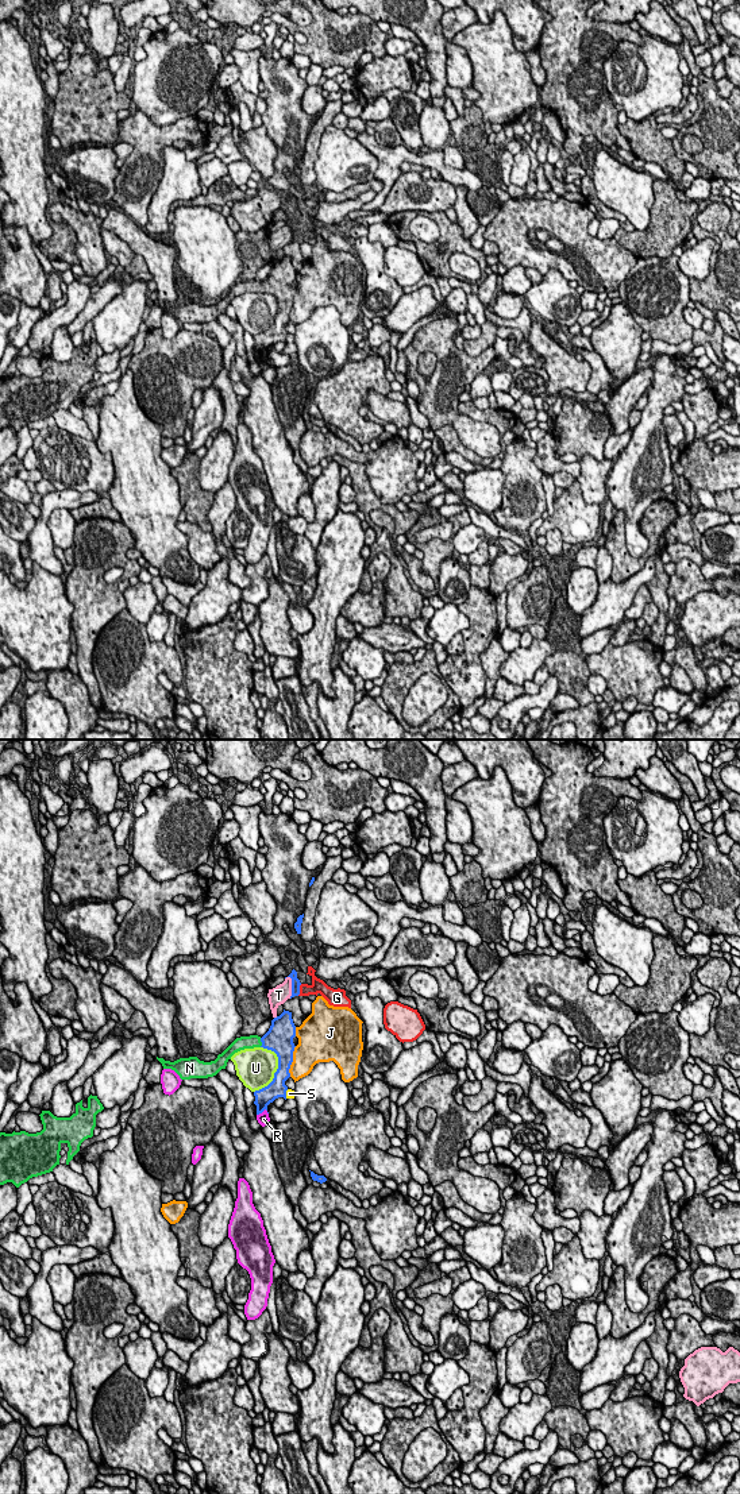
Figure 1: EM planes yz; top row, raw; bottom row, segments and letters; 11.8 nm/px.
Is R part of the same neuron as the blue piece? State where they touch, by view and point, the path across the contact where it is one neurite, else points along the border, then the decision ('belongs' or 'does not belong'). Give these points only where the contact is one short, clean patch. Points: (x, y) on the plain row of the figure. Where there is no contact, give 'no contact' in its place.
meets blue in yz at (262, 355); does not belong

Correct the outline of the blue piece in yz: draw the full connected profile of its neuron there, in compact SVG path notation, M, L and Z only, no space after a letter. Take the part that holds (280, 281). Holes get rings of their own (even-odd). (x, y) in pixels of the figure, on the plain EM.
M285 255L271 265L269 275L261 282L258 279L236 282L215 305L204 306L197 301L180 302L174 306L157 304L163 313L174 314L181 324L208 323L216 320L221 313L226 313L231 301L244 293L263 292L271 294L278 301L278 313L274 317L273 325L254 336L257 359L267 355L267 350L278 341L286 344L288 331L285 325L290 321L289 313L293 306L296 270L292 263L292 256Z

